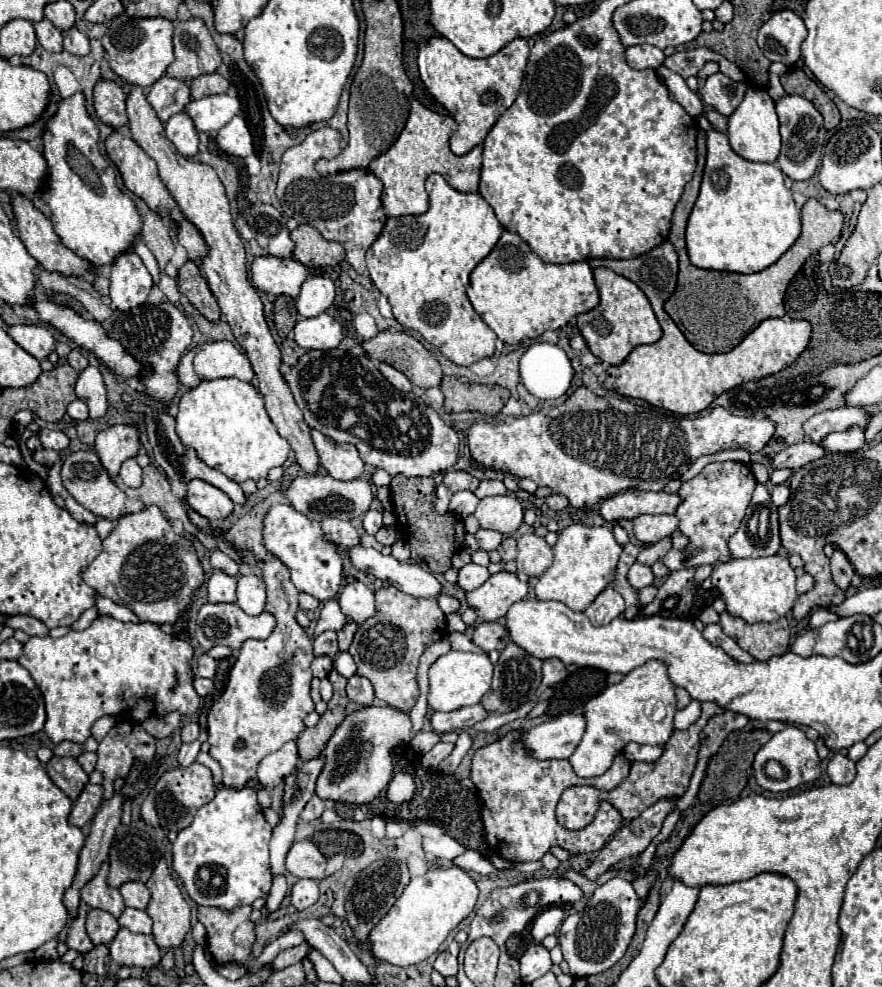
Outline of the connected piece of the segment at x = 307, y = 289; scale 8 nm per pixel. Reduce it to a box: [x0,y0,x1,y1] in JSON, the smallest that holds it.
[297,275,335,317]

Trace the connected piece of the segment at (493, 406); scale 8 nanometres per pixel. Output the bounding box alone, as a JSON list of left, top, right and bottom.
[441,377,511,415]

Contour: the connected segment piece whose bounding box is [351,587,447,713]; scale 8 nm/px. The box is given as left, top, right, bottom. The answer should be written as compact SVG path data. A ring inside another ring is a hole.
M381 587L375 591L375 601L377 613L359 625L351 643L351 655L357 663L357 673L373 683L377 699L409 713L419 697L415 681L419 657L431 641L445 637L445 613L437 605L437 597L415 599L395 587Z

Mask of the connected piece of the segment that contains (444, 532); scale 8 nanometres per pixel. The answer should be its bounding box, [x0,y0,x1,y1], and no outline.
[389,475,467,573]

